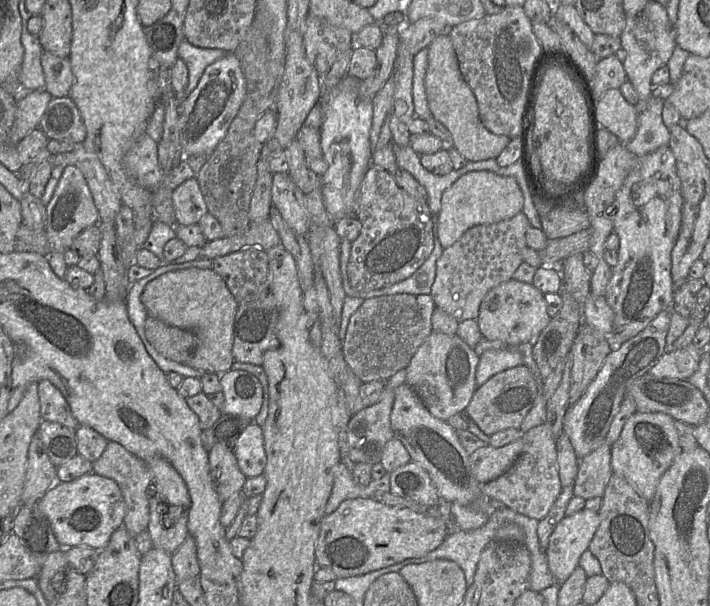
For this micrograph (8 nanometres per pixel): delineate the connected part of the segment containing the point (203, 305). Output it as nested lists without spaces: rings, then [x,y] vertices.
[[[193,267],[166,272],[145,286],[141,302],[148,316],[195,334],[197,345],[187,366],[206,374],[223,374],[231,370],[234,362],[234,321],[239,303],[213,269]]]

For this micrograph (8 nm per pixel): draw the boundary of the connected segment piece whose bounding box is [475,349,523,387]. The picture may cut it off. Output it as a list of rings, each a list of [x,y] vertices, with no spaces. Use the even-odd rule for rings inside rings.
[[[487,350],[479,357],[475,374],[476,385],[480,387],[495,374],[520,365],[523,365],[523,357],[519,352]]]

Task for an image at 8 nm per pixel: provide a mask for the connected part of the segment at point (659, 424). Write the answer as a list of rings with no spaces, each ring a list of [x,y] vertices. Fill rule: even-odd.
[[[636,411],[628,418],[619,438],[611,446],[612,473],[625,479],[649,503],[654,498],[662,475],[682,451],[675,421],[674,418],[662,412]]]

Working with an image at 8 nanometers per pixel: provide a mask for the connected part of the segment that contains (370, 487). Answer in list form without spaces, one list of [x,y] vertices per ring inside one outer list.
[[[337,463],[333,468],[334,484],[327,501],[325,514],[333,513],[347,499],[373,498],[377,491],[390,492],[390,473],[386,472],[380,479],[372,480],[368,485],[355,482],[353,472],[343,463]]]

